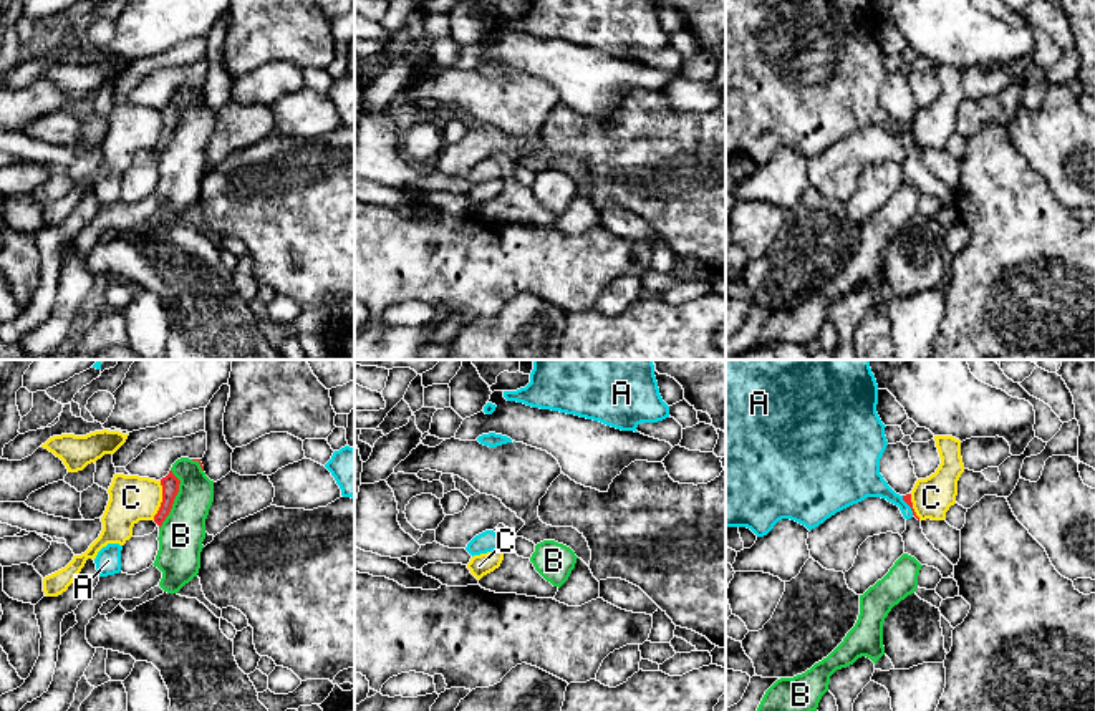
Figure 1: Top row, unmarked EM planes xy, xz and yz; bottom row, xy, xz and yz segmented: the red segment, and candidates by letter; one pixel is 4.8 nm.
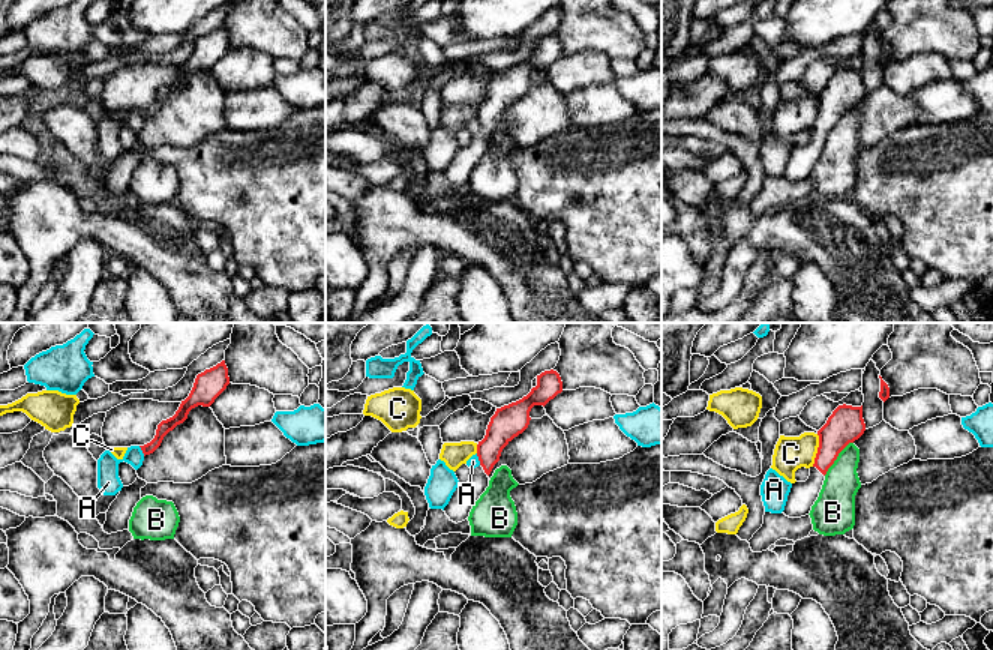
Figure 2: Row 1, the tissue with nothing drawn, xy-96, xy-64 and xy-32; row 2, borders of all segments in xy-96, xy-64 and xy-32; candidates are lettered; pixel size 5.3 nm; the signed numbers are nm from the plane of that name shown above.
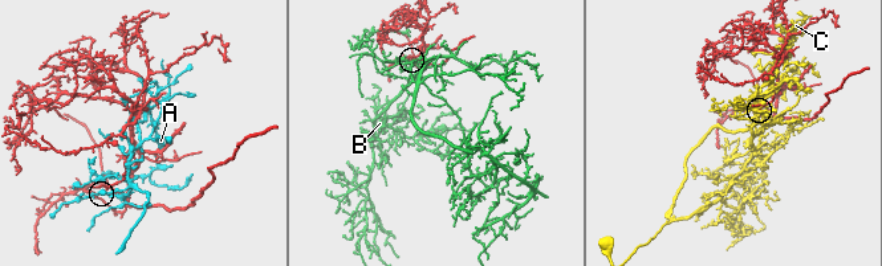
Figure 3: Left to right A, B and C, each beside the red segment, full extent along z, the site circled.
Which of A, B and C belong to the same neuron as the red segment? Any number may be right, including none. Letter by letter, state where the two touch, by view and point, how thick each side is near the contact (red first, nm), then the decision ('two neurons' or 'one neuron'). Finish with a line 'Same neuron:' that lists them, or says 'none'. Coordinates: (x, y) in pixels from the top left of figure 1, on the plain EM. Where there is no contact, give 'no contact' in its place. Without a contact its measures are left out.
A: yz (908, 133) | 40/170 nm | two neurons
B: xy (174, 126) | 80/220 nm | two neurons
C: xy (163, 130) | 80/220 nm | two neurons
Same neuron: none

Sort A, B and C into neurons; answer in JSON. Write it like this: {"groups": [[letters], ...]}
{"groups": [["A"], ["B"], ["C"]]}

